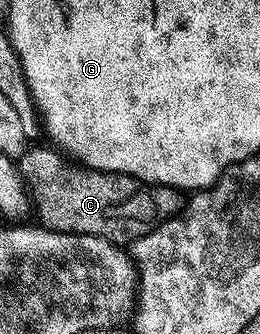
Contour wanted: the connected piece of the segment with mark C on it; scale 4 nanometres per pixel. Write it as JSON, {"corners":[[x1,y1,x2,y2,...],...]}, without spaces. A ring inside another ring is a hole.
{"corners":[[45,146,25,150,18,159,18,169,28,187,34,214,40,217,39,225,46,230,102,236,117,244,130,244,184,209,185,195,173,186,150,186,129,174,89,170,73,164,59,149]]}

